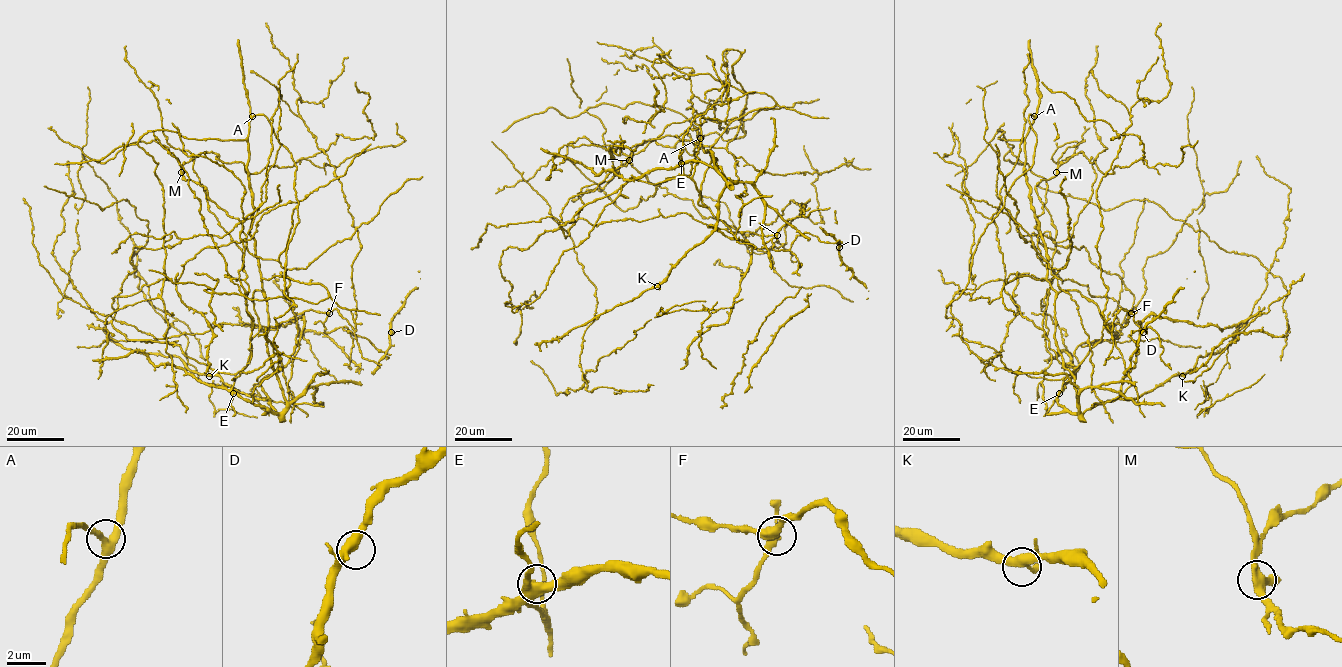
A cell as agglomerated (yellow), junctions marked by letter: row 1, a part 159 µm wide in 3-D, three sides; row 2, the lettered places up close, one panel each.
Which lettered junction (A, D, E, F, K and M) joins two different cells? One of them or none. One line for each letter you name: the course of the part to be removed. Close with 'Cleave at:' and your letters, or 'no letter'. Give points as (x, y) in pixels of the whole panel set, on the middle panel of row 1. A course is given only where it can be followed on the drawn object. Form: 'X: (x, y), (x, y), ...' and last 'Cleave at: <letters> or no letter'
M: (629, 160), (617, 168), (603, 188), (562, 155), (556, 156), (533, 177), (505, 186), (495, 193)
Cleave at: M

